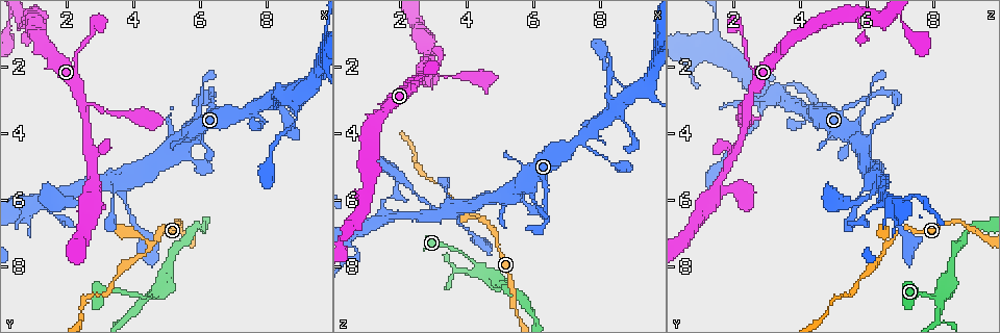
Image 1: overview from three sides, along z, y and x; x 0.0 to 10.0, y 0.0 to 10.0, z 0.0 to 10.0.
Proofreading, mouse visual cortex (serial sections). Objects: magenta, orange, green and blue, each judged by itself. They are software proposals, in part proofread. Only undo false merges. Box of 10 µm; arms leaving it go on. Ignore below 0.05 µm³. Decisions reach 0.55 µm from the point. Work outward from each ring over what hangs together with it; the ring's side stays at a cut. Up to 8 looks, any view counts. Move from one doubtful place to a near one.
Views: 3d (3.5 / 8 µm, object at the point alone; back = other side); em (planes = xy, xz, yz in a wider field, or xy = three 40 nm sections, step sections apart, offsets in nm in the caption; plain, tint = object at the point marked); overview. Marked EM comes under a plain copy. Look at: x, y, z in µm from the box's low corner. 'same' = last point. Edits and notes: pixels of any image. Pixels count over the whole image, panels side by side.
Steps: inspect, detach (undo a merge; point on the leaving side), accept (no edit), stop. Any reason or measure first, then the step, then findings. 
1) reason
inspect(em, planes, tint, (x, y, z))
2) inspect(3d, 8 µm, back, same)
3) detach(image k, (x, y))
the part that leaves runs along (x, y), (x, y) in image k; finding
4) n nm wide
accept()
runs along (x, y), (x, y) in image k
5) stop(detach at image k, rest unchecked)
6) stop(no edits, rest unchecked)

looks like a crossing
inspect(3d, 3.5 µm, (3.40, 5.45, 6.40))

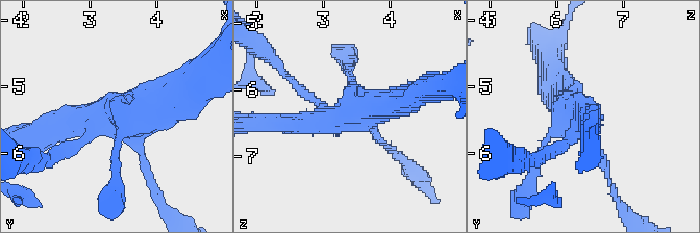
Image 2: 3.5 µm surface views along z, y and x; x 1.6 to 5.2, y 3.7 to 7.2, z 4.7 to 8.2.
inspect(em, planes, tint, (3.35, 5.45, 6.40))

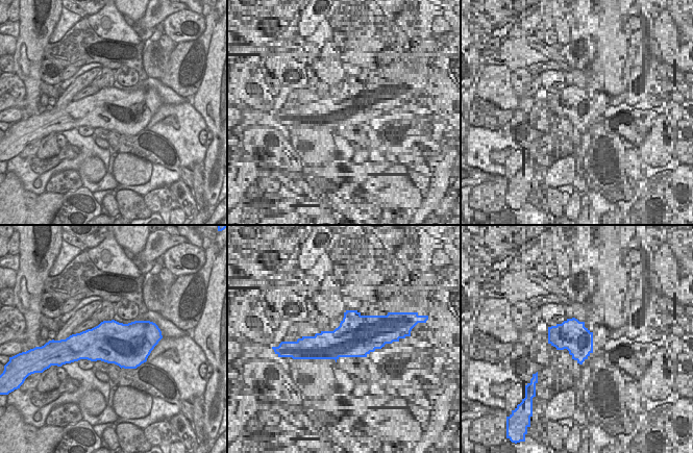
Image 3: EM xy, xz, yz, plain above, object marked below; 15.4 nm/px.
accept()
continuous, no second cell

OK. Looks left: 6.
a fork
inspect(3d, 8 µm, (2.50, 3.05, 2.40))

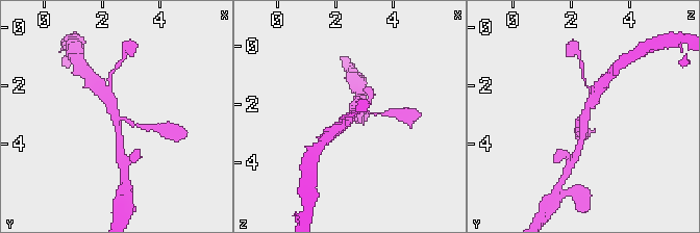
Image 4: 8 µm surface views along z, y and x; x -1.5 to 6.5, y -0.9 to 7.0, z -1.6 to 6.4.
zoom in
inspect(3d, 3.5 µm, same)

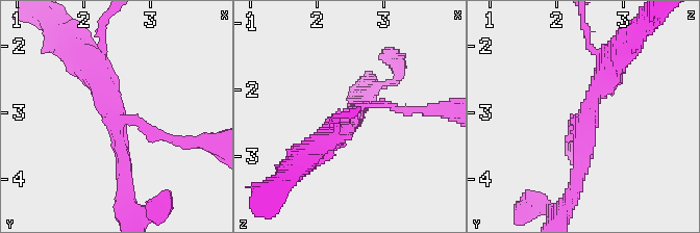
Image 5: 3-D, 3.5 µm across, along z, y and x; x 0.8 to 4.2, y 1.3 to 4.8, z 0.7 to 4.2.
3 arms; arms of 150, 250, 400 nm; need the tissue
inspect(em, xy, step 5, tint, (2.50, 3.10, 2.50))

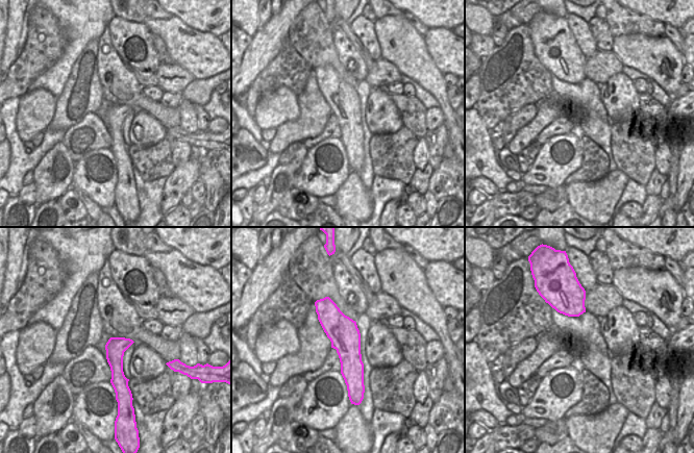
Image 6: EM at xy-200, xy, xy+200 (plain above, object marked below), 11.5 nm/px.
accept()
continuous, no second cell

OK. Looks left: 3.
narrows sharply
inspect(3d, 3.5 µm, (4.60, 7.40, 6.65))

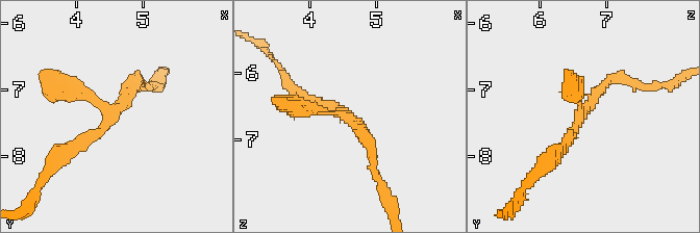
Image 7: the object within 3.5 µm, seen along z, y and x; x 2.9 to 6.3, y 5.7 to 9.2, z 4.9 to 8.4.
shape alone is not enough
inspect(em, xy, step 1, tint, (4.55, 7.40, 6.60))

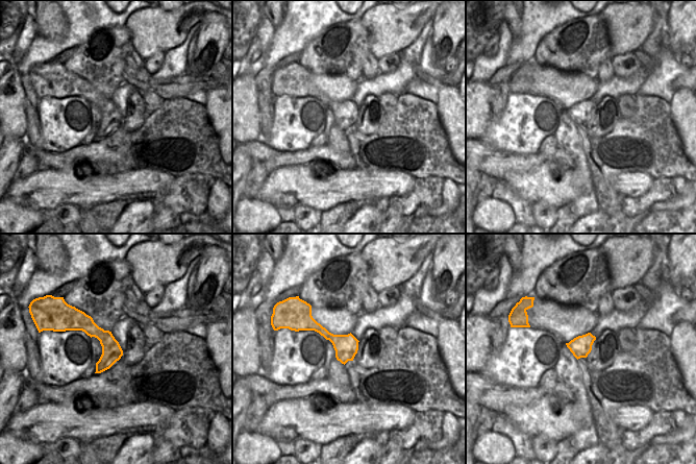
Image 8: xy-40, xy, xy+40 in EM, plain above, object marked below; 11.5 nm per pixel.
cut it another way
inspect(em, xy, step 2, tint, same)

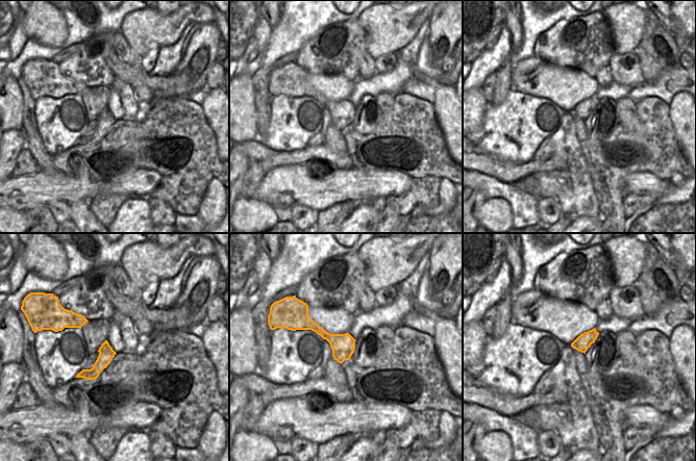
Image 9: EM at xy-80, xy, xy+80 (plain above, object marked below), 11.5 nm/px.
arms of 150, 150, 200 nm
accept()
runs along (105, 344), (102, 362), (81, 375) in image 9; continuous, no second cell

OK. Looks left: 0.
stop(no edits, rest unchecked)

